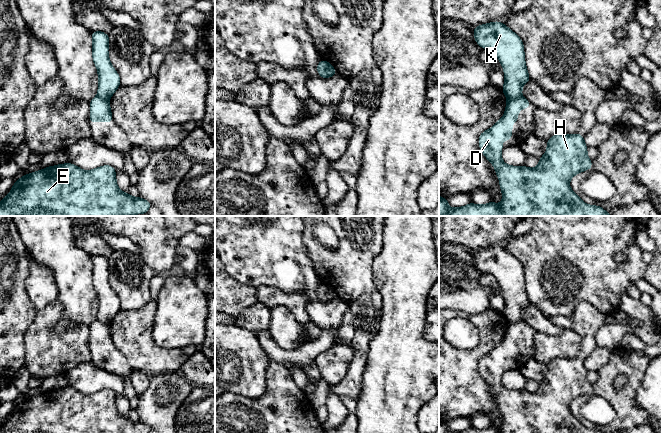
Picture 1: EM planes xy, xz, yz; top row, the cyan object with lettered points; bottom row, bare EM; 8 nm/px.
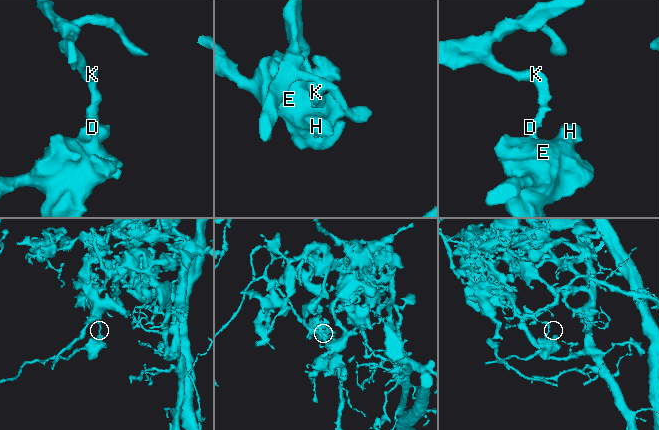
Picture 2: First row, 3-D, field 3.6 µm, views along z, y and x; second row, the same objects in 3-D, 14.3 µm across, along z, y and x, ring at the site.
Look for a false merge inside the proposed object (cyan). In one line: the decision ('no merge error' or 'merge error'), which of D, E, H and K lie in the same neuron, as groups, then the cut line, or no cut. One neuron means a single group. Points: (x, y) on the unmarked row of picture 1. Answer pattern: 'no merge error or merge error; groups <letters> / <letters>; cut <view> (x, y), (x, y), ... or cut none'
merge error; groups D E H / K; cut yz (520, 319), (507, 321)

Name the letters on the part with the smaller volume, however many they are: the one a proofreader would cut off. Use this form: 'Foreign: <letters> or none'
Foreign: D, E, H

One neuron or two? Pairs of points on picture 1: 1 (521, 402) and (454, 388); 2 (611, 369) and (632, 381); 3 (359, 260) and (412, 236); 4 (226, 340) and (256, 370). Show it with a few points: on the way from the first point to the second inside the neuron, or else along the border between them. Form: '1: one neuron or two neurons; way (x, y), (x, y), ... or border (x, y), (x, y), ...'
1: two neurons; border (495, 395), (498, 401), (499, 412), (503, 419)
2: one neuron; way (617, 369), (624, 369), (630, 375)
3: two neurons; border (384, 227), (382, 249), (374, 259), (372, 272)
4: one neuron; way (234, 348), (248, 363)

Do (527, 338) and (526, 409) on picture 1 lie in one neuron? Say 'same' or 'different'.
same

